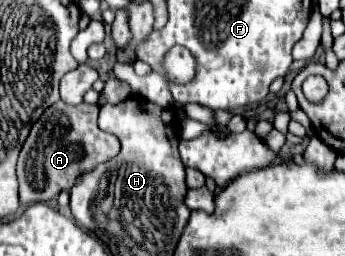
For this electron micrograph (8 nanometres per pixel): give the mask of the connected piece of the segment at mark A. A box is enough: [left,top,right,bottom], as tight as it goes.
[18,102,120,206]

